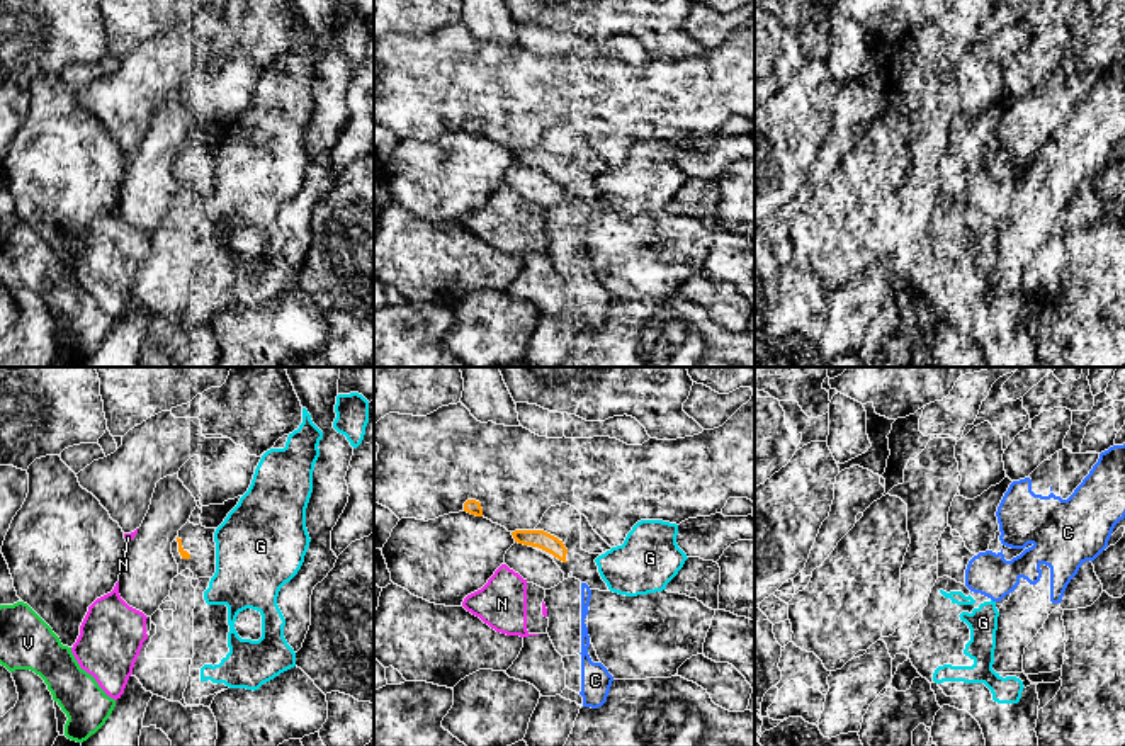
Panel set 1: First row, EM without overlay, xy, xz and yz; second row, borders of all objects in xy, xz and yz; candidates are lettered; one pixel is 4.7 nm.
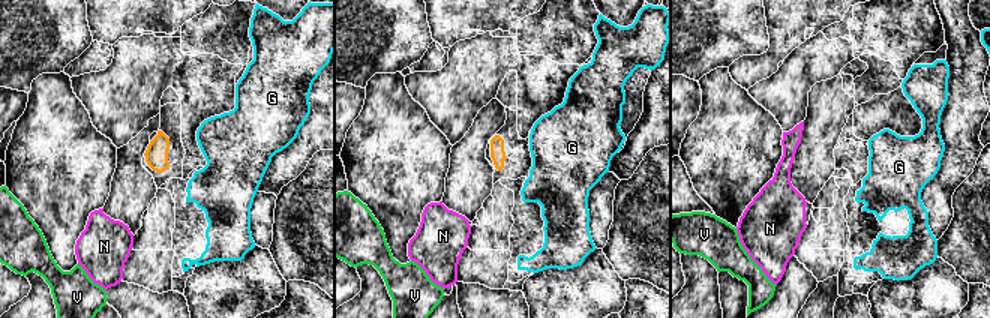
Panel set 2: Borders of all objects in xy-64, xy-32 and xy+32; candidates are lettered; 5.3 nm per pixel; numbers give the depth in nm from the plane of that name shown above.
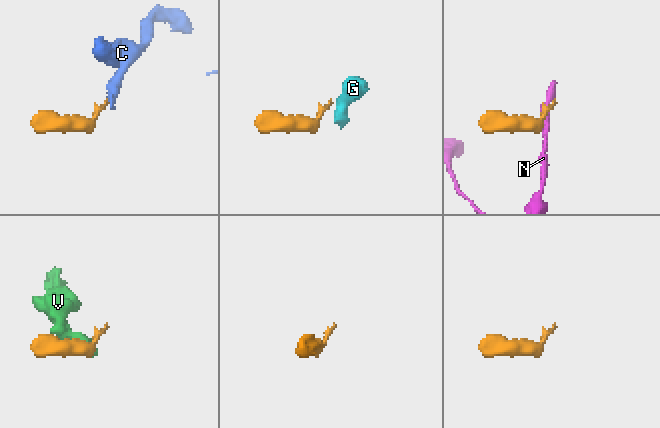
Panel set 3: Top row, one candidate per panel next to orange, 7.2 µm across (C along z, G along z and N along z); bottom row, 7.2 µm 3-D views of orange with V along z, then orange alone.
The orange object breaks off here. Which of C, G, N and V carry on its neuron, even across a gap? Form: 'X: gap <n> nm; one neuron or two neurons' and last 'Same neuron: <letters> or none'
C: gap 130 nm; two neurons
G: gap 130 nm; two neurons
N: gap 120 nm; two neurons
V: gap 700 nm; two neurons
Same neuron: none

